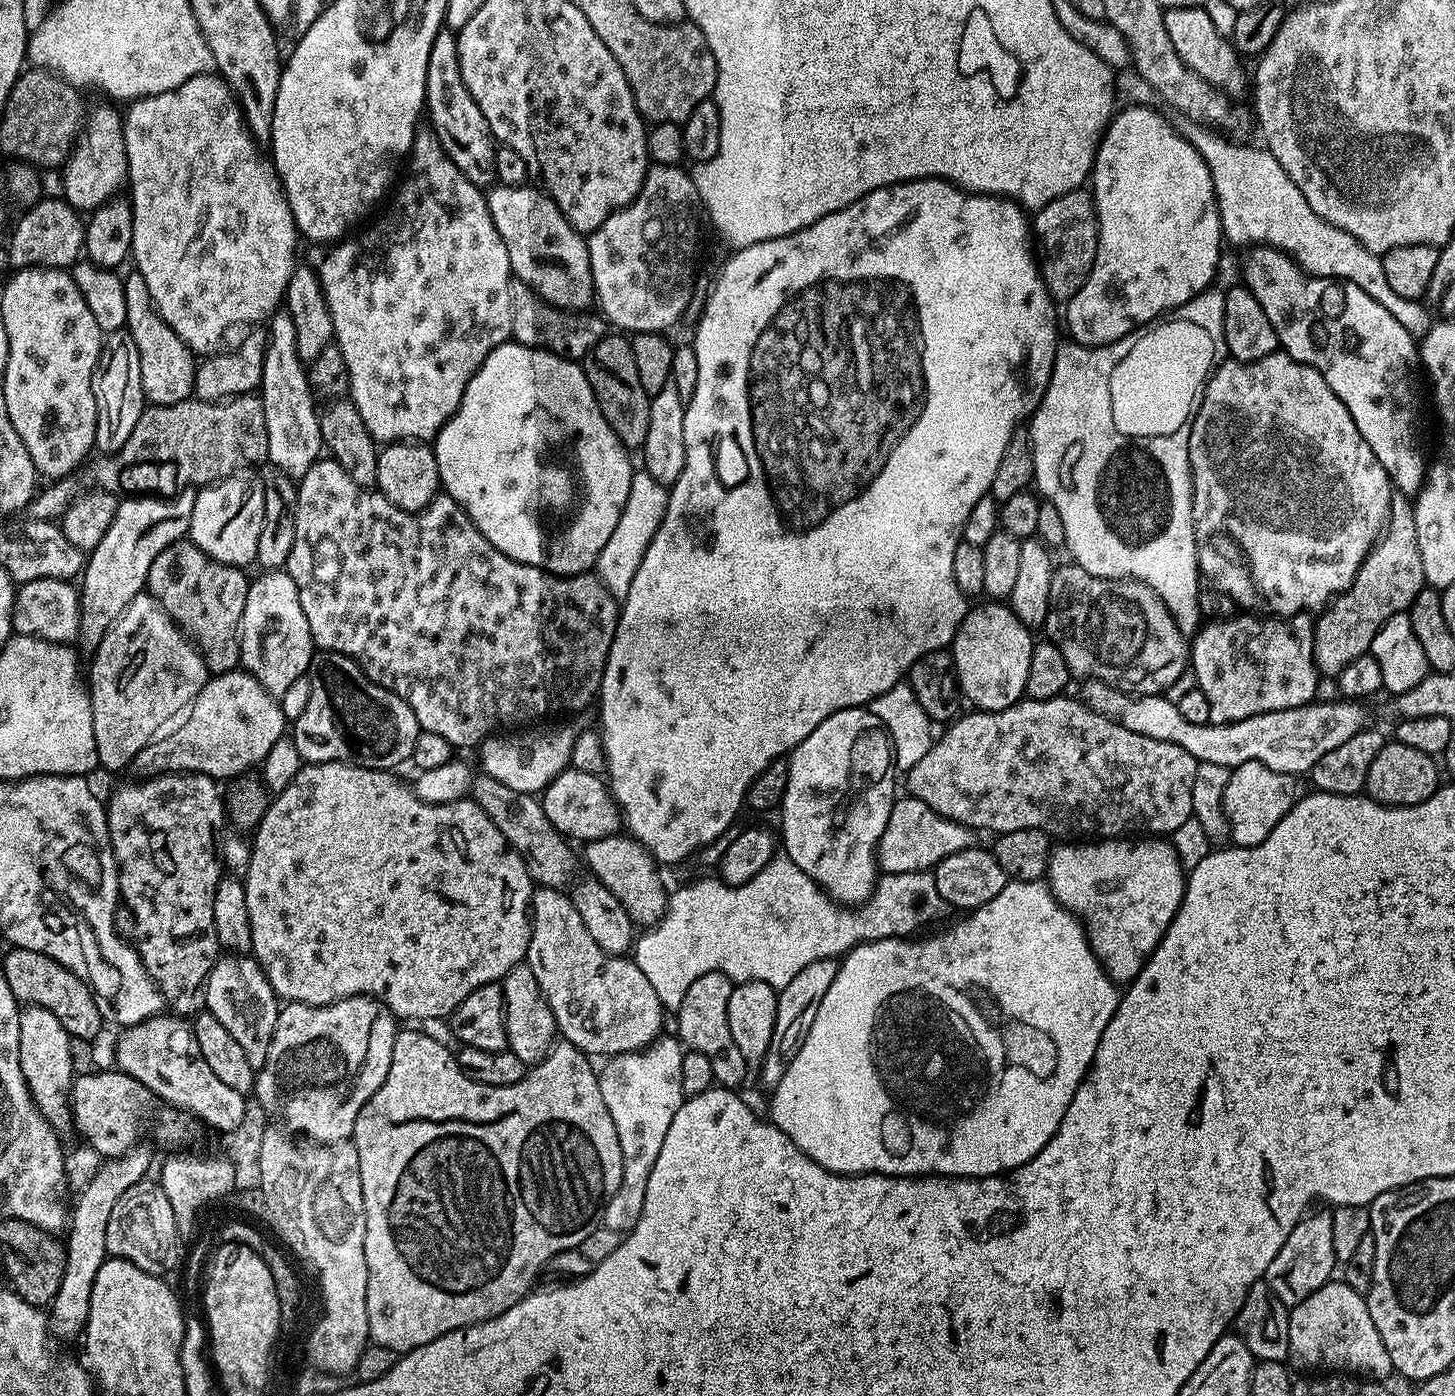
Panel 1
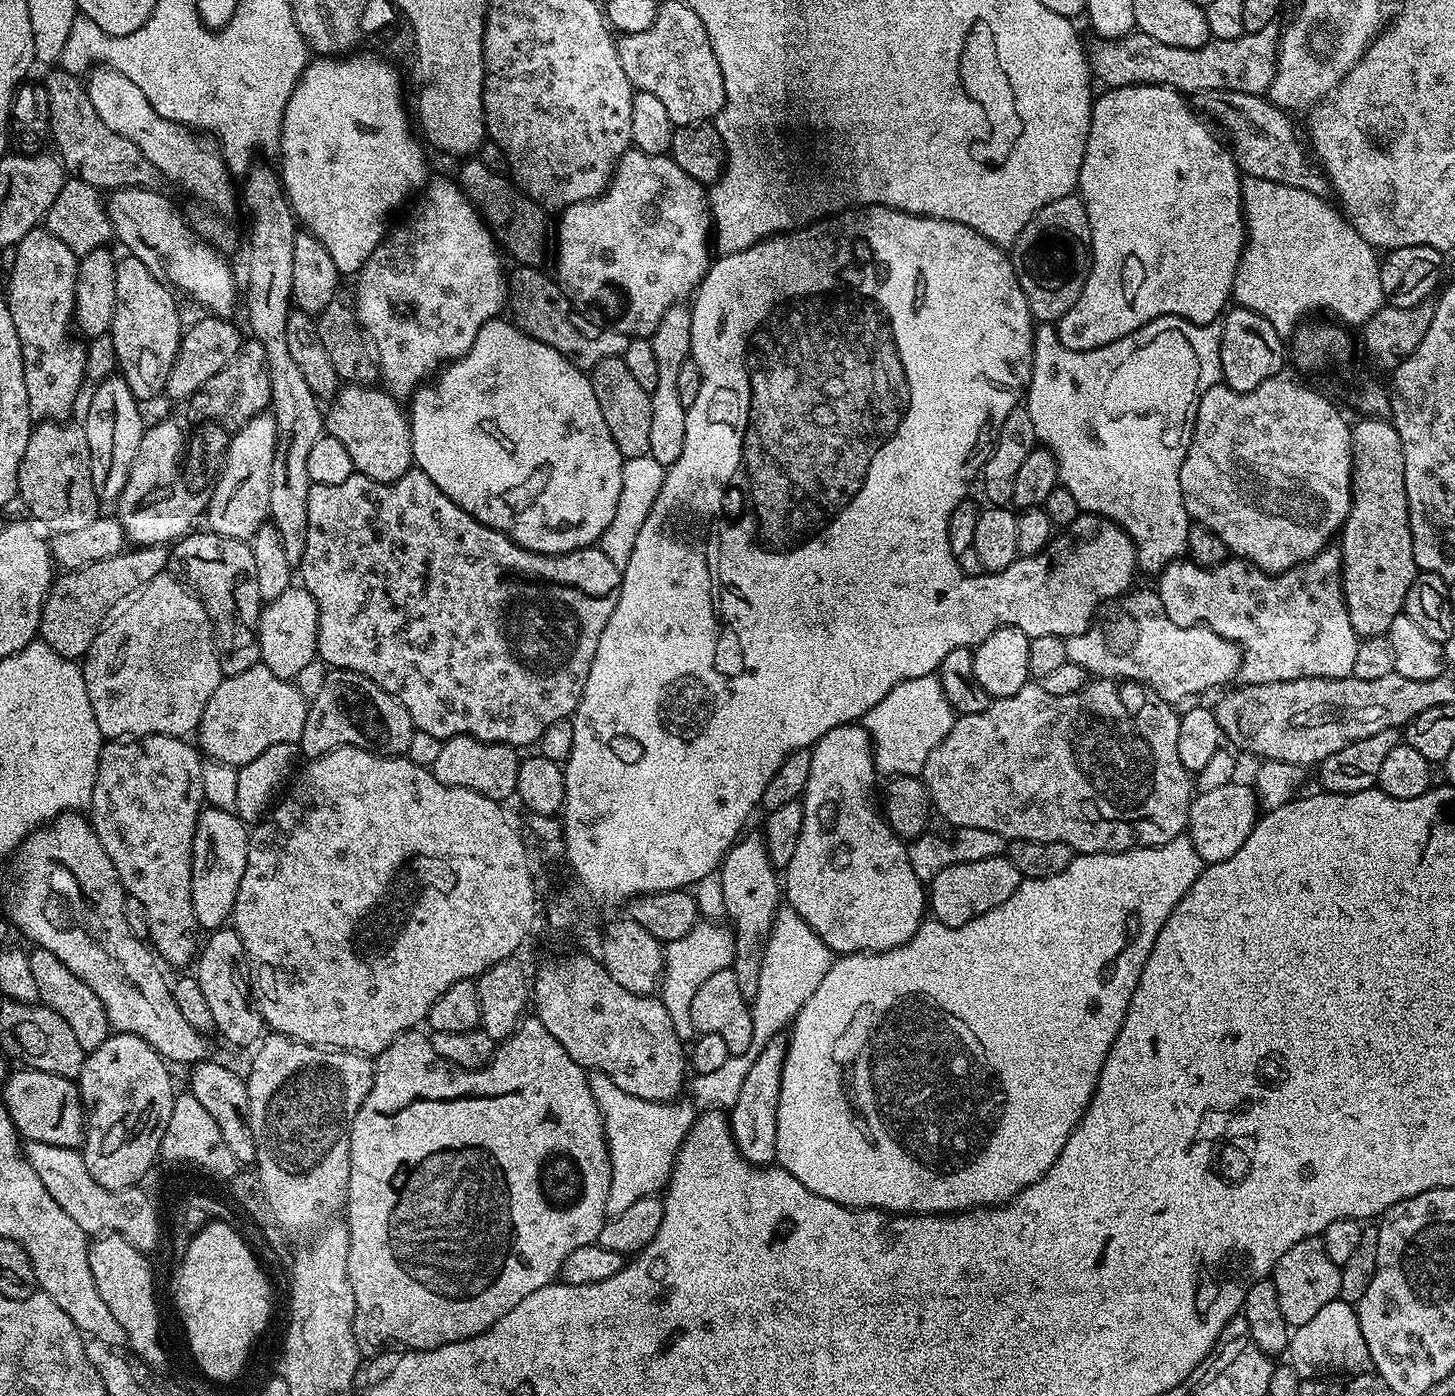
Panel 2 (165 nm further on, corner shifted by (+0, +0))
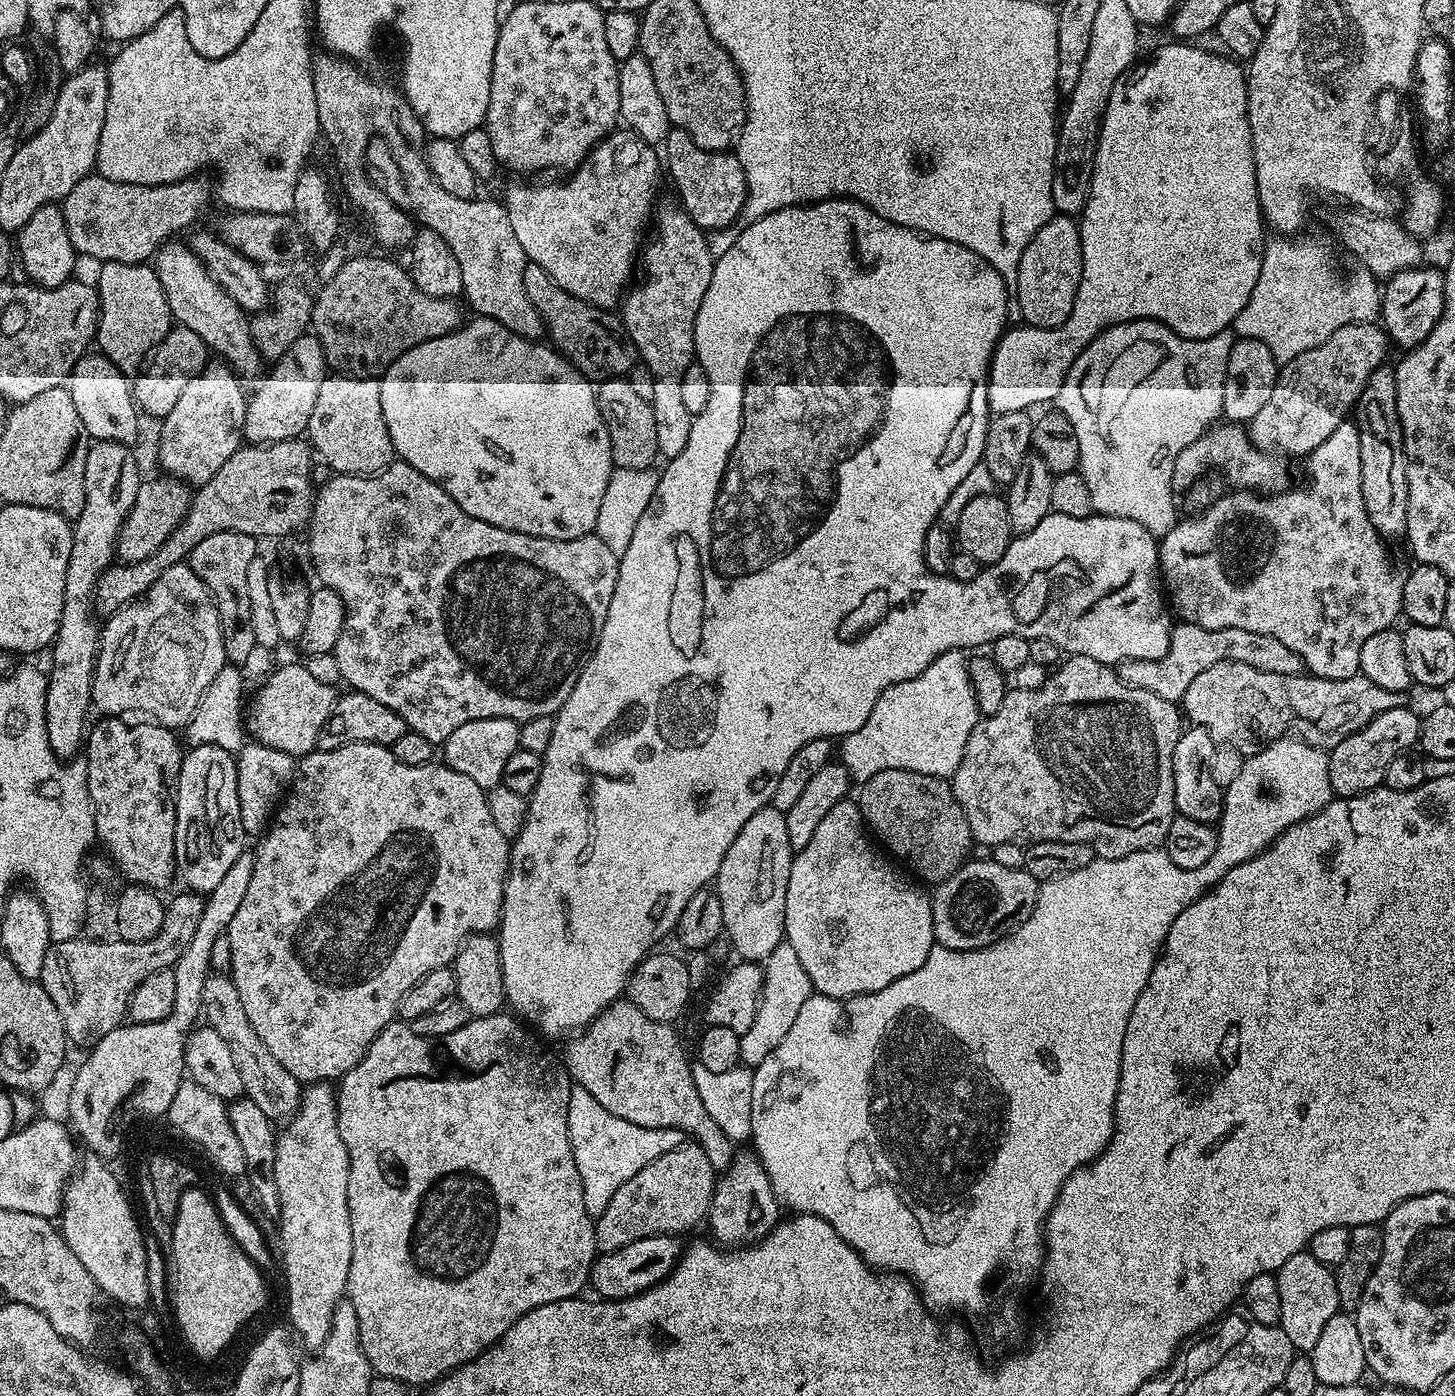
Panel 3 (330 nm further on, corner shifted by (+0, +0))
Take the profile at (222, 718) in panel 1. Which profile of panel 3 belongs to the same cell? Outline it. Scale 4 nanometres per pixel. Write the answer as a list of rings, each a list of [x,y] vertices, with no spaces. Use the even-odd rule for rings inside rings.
[[[307,663],[284,664],[260,689],[248,712],[247,731],[251,739],[274,750],[284,751],[293,758],[317,751],[316,740],[330,718],[338,692],[333,686],[322,686],[310,674]]]

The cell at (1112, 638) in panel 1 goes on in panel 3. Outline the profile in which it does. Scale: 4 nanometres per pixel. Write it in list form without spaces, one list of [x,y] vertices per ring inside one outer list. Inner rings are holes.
[[[1180,622],[1173,627],[1170,646],[1162,658],[1126,660],[1119,665],[1118,675],[1125,684],[1145,688],[1147,692],[1161,696],[1164,700],[1180,702],[1183,701],[1190,682],[1194,682],[1194,678],[1198,678],[1202,670],[1210,670],[1210,666],[1218,662],[1245,664],[1263,672],[1287,676],[1299,676],[1305,671],[1300,656],[1270,634],[1258,634],[1251,632],[1249,628],[1203,628],[1197,624]]]

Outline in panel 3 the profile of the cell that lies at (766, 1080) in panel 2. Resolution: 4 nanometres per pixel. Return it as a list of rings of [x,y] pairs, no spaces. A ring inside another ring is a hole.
[[[737,1151],[736,1156],[730,1162],[730,1166],[717,1179],[716,1189],[712,1195],[712,1205],[706,1217],[706,1224],[712,1227],[711,1239],[717,1245],[723,1246],[728,1250],[747,1248],[753,1244],[760,1243],[764,1237],[769,1236],[773,1228],[782,1219],[782,1205],[779,1198],[774,1194],[774,1186],[764,1169],[764,1163],[756,1155],[755,1151]]]

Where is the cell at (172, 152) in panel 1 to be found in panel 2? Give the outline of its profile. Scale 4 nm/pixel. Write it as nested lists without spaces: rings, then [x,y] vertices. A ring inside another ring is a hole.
[[[96,66],[87,73],[86,87],[90,103],[94,111],[114,134],[122,134],[122,138],[130,138],[152,165],[160,172],[165,181],[177,184],[184,192],[189,192],[196,199],[197,208],[193,210],[191,219],[200,220],[198,232],[201,237],[217,242],[227,234],[228,228],[220,216],[228,216],[238,208],[238,196],[232,193],[232,180],[224,166],[224,157],[211,135],[197,134],[193,129],[185,128],[162,118],[150,106],[146,94],[126,78],[118,70],[107,66]]]

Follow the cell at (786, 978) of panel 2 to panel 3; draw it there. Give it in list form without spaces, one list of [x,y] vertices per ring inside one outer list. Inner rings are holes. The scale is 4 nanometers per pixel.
[[[781,942],[768,955],[763,969],[765,983],[762,986],[760,1003],[756,1005],[754,1026],[750,1026],[750,1030],[746,1030],[746,1034],[740,1037],[740,1063],[744,1066],[761,1064],[766,1062],[766,1057],[769,1054],[774,1054],[774,1046],[778,1046],[778,1042],[782,1042],[782,1038],[786,1038],[786,1034],[790,1034],[790,1026],[794,1026],[794,1021],[798,1019],[798,1013],[801,1012],[802,1006],[806,1006],[806,1002],[814,995],[810,974],[806,974],[806,970],[802,970],[802,962],[798,962],[798,954],[794,954],[794,946],[790,946],[787,942]]]

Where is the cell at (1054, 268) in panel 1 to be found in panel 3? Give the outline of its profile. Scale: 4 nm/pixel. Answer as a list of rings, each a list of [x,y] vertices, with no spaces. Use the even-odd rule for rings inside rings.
[[[1053,215],[1052,219],[1042,226],[1030,238],[1026,250],[1022,250],[1022,262],[1018,262],[1018,278],[1014,295],[1018,298],[1020,316],[1025,325],[1033,328],[1057,328],[1070,318],[1070,310],[1074,306],[1074,298],[1078,294],[1078,282],[1082,278],[1082,238],[1079,223],[1073,217]]]

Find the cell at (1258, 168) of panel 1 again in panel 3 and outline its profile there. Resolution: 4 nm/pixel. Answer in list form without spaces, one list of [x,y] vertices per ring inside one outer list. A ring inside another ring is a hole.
[[[1272,238],[1264,245],[1262,270],[1258,270],[1258,282],[1250,294],[1250,302],[1242,306],[1242,314],[1234,318],[1232,328],[1237,337],[1254,338],[1270,348],[1277,365],[1290,363],[1298,354],[1322,346],[1334,330],[1347,324],[1367,324],[1375,321],[1380,314],[1381,285],[1375,276],[1367,270],[1355,270],[1345,278],[1344,284],[1336,273],[1336,264],[1332,261],[1332,252],[1320,240],[1296,240],[1300,238]]]

